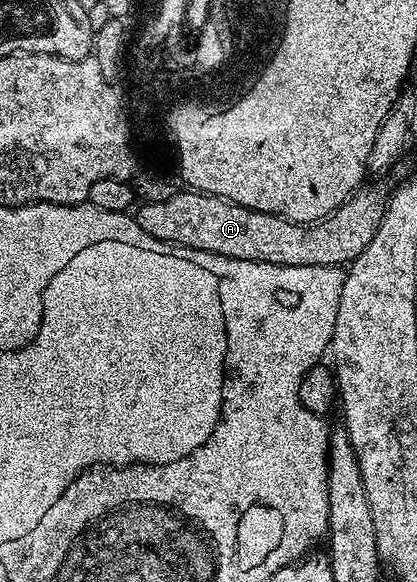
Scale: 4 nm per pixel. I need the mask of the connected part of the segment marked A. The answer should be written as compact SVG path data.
M371 185L369 187L359 188L347 198L345 204L339 206L334 212L327 218L323 218L321 222L317 223L300 223L289 221L287 218L278 217L276 214L257 212L255 209L245 208L243 205L237 205L235 202L225 201L221 197L215 197L212 194L205 194L199 191L192 190L180 190L178 193L170 197L169 200L146 202L142 203L138 210L139 212L135 214L135 219L138 226L143 232L148 232L151 236L152 241L158 243L177 243L179 246L188 246L191 250L201 250L207 251L210 254L223 255L229 259L239 259L239 260L253 260L254 262L263 263L281 263L284 266L291 267L315 267L315 266L343 266L349 264L355 260L357 256L365 250L366 245L373 240L374 233L380 227L381 220L383 219L384 208L386 206L387 194L384 190L381 191L377 189L377 186Z

